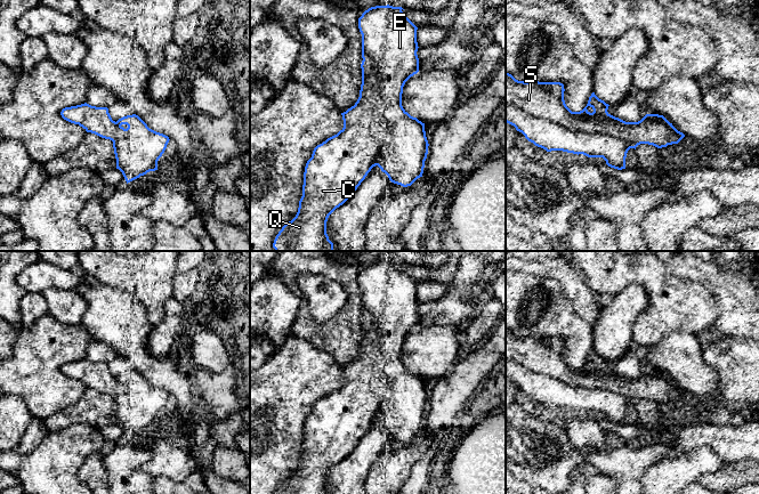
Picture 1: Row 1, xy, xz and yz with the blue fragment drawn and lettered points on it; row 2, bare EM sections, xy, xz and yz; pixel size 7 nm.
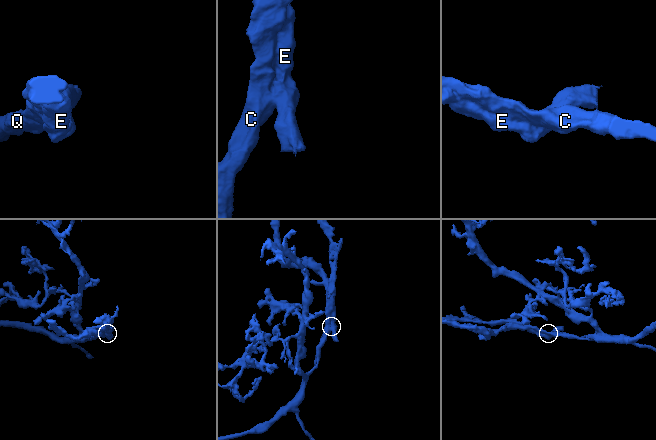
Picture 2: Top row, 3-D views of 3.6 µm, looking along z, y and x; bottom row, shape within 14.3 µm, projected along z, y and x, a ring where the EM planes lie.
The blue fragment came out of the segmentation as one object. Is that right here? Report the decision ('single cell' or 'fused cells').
fused cells

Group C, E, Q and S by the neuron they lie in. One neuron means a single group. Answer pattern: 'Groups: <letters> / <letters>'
Groups: C Q S / E

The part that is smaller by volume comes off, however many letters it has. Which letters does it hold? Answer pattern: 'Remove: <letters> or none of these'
Remove: E

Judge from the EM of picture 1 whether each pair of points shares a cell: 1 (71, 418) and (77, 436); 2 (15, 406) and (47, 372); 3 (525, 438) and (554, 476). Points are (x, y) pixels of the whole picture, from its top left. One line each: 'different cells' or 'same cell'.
1: different cells
2: different cells
3: same cell

